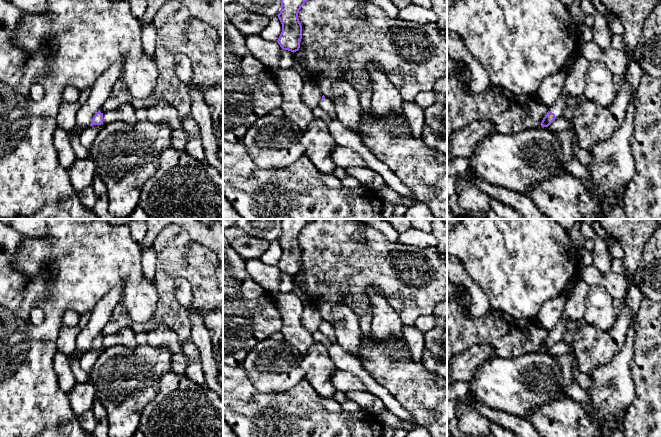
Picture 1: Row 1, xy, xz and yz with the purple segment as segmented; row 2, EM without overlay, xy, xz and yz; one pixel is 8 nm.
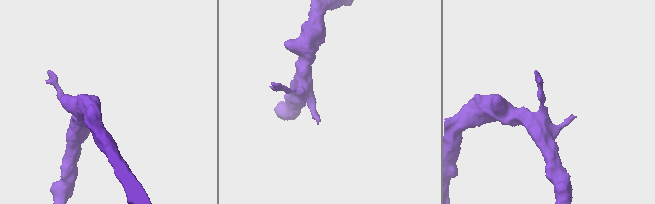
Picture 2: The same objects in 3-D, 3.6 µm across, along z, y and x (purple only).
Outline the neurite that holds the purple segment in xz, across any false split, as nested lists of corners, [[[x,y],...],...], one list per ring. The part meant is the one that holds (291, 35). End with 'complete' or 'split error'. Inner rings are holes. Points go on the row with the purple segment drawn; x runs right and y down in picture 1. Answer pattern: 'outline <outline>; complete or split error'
outline [[[281,0],[281,11],[277,15],[282,32],[277,40],[283,50],[296,52],[302,39],[302,25],[298,18],[301,7],[307,0]]]; complete

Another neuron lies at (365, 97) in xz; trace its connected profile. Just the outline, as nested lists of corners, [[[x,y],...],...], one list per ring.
[[[368,88],[363,92],[360,92],[359,101],[362,111],[369,112],[371,110],[371,96],[372,96],[372,90]]]

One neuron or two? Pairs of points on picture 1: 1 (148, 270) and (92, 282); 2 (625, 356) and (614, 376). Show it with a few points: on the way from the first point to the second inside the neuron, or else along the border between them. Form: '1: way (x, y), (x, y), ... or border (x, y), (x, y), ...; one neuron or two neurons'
1: border (142, 249), (142, 274), (153, 281); two neurons
2: way (621, 361), (617, 371); one neuron

